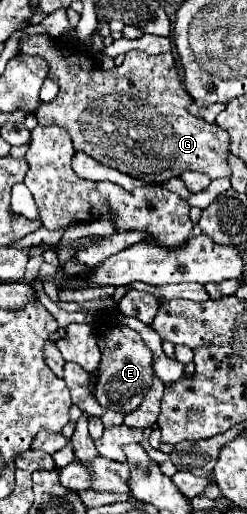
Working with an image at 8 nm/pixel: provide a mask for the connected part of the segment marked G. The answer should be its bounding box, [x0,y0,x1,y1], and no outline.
[18,35,230,181]

